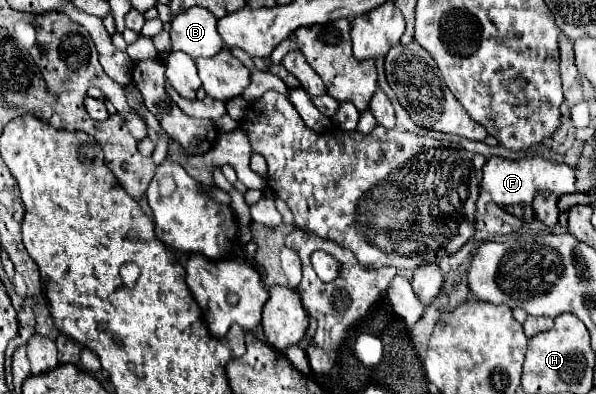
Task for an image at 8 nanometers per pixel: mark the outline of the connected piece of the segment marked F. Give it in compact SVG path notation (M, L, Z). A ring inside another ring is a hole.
M543 156L523 158L523 160L505 160L505 158L491 158L483 166L483 180L481 188L491 194L493 202L497 204L531 204L537 186L551 186L551 192L557 196L575 192L575 174L573 168L567 164L555 164L545 160Z

